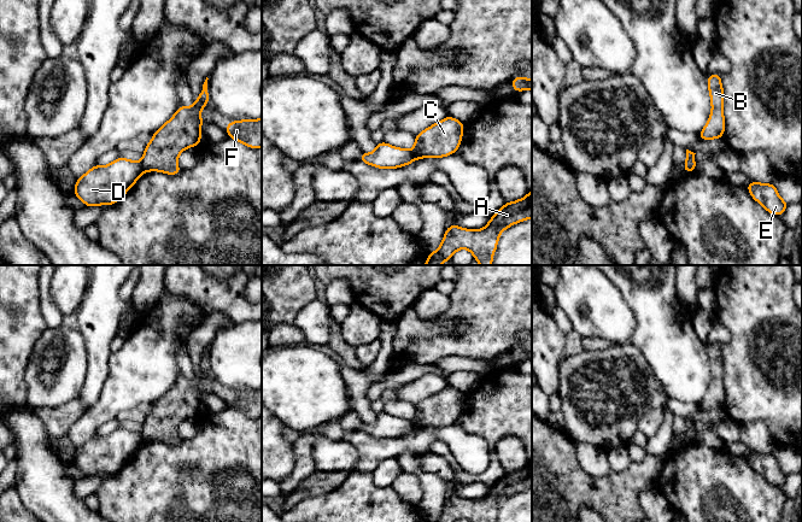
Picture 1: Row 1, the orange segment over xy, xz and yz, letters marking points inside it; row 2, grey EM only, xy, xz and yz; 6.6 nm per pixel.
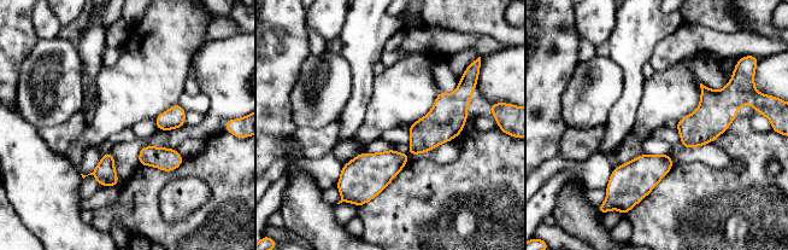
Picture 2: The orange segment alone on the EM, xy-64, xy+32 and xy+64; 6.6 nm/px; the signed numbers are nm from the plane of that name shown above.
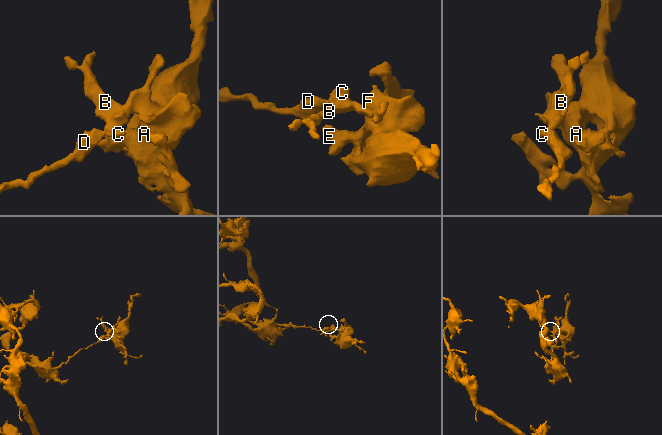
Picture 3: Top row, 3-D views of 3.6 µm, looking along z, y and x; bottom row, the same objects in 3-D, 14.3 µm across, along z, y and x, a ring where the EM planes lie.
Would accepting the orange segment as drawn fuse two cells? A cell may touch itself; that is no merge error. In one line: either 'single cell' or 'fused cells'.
fused cells

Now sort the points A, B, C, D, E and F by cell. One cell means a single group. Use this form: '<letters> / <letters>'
A B C E F / D

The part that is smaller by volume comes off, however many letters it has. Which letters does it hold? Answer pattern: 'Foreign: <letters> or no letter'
Foreign: A, B, C, E, F

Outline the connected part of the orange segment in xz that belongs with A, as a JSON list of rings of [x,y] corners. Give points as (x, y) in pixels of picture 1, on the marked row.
[[[532,190],[516,201],[505,203],[491,218],[488,224],[479,230],[469,230],[451,224],[444,234],[443,242],[435,252],[428,253],[423,265],[440,265],[450,260],[461,248],[469,250],[480,265],[492,265],[491,257],[497,251],[499,234],[517,222],[532,218]]]

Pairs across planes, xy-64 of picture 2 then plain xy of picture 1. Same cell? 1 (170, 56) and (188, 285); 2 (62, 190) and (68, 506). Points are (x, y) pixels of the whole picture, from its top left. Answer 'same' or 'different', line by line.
1: different
2: same

